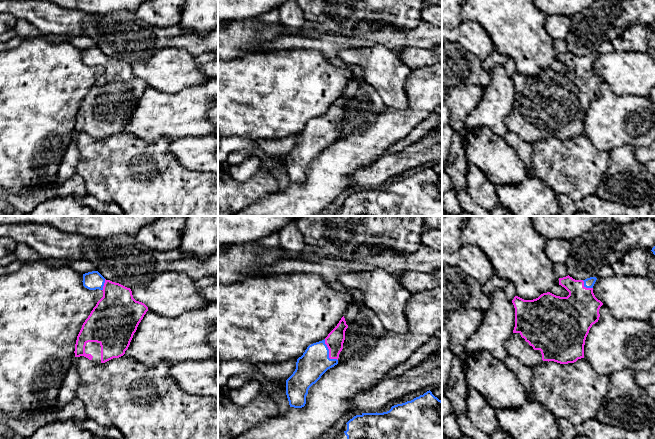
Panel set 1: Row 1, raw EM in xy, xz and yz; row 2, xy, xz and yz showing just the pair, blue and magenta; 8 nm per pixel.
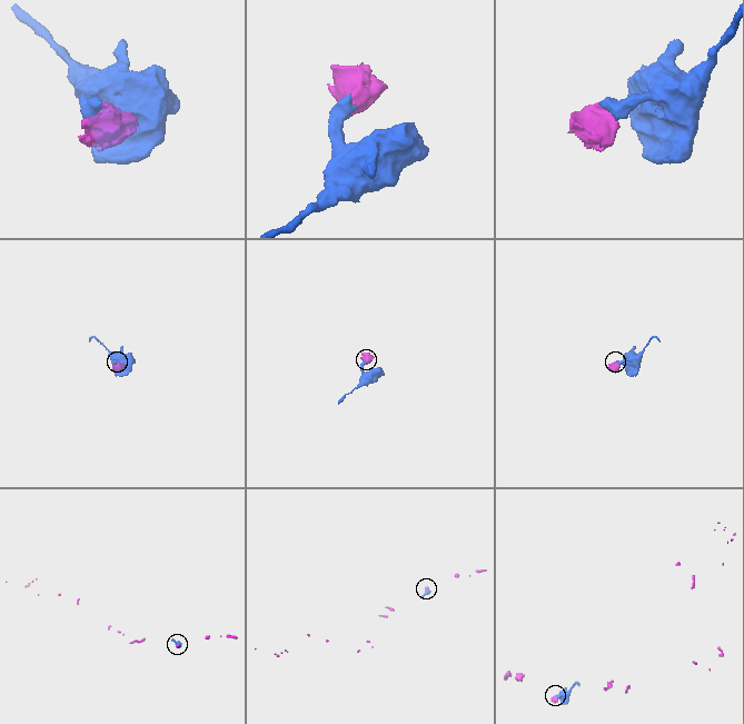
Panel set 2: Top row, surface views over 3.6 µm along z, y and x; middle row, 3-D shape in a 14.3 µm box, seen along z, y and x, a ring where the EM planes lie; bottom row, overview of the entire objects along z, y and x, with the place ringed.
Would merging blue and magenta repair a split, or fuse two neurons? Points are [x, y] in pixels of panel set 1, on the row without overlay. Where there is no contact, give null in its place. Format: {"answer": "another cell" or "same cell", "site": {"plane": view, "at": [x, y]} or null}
{"answer": "same cell", "site": {"plane": "xz", "at": [328, 128]}}

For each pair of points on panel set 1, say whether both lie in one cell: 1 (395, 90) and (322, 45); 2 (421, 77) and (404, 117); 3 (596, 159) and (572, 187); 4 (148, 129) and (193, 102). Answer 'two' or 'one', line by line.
1: two
2: one
3: one
4: one

